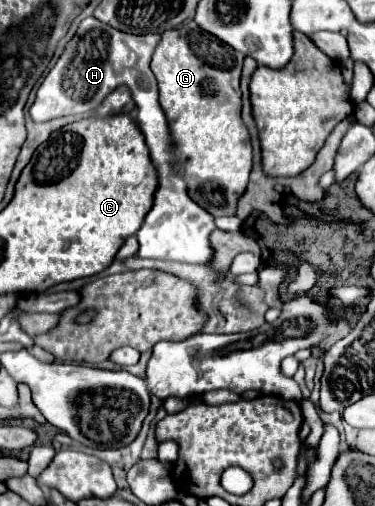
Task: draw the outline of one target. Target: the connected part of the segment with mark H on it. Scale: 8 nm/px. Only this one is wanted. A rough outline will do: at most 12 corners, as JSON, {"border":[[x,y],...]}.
{"border":[[84,18],[30,108],[96,110],[130,88],[158,172],[138,256],[208,264],[214,218],[186,192],[158,104],[158,34]]}

